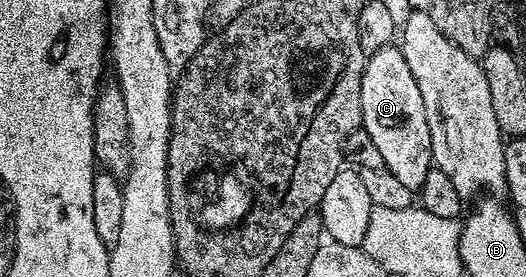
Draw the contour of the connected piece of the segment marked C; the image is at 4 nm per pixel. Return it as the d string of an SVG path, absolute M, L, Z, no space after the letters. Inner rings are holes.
M391 46L369 53L366 69L362 75L360 102L362 103L362 128L380 150L383 168L396 174L396 179L403 186L408 186L412 190L421 188L434 162L432 134L428 134L428 114L424 114L424 98L420 98L420 86L416 86L416 78L412 78L412 70L408 70L408 62L404 62L401 47Z

